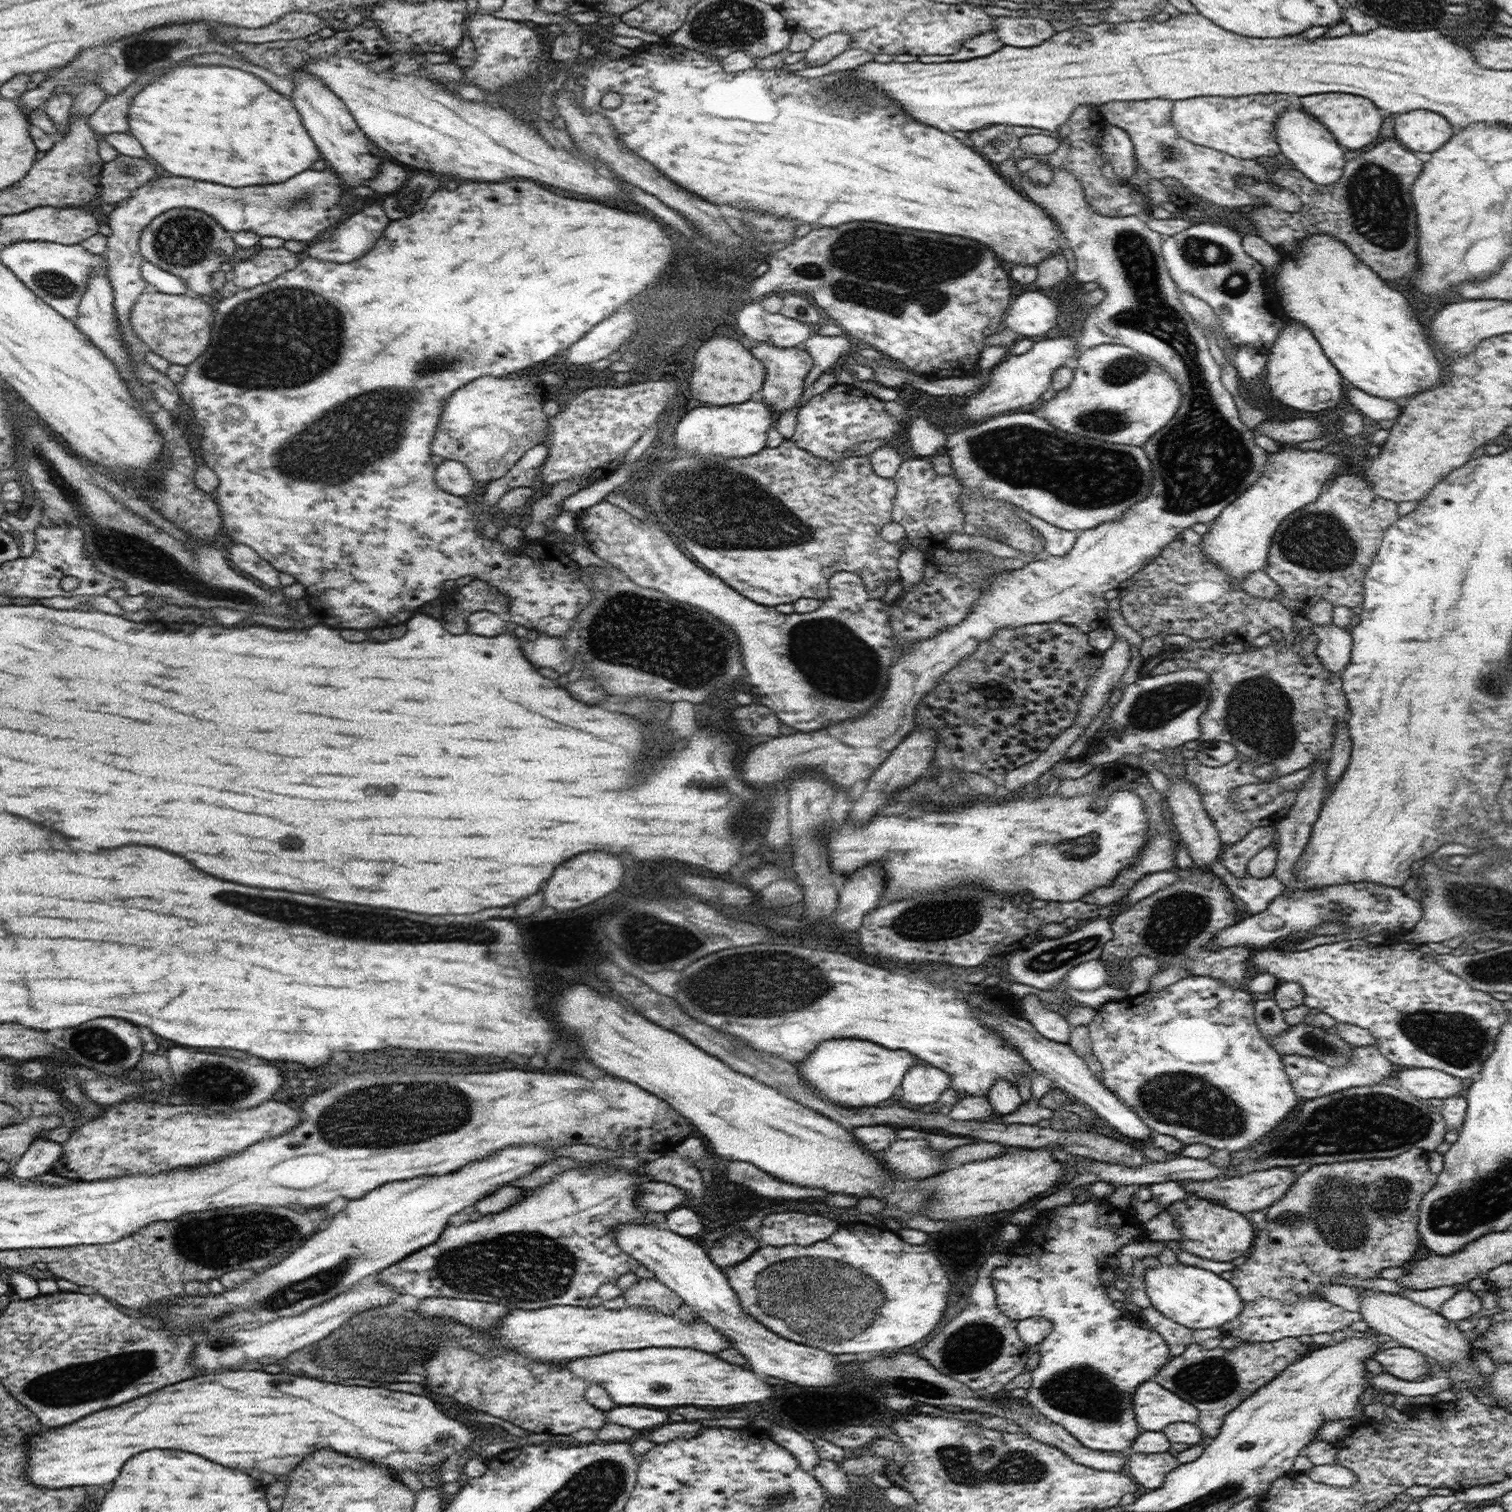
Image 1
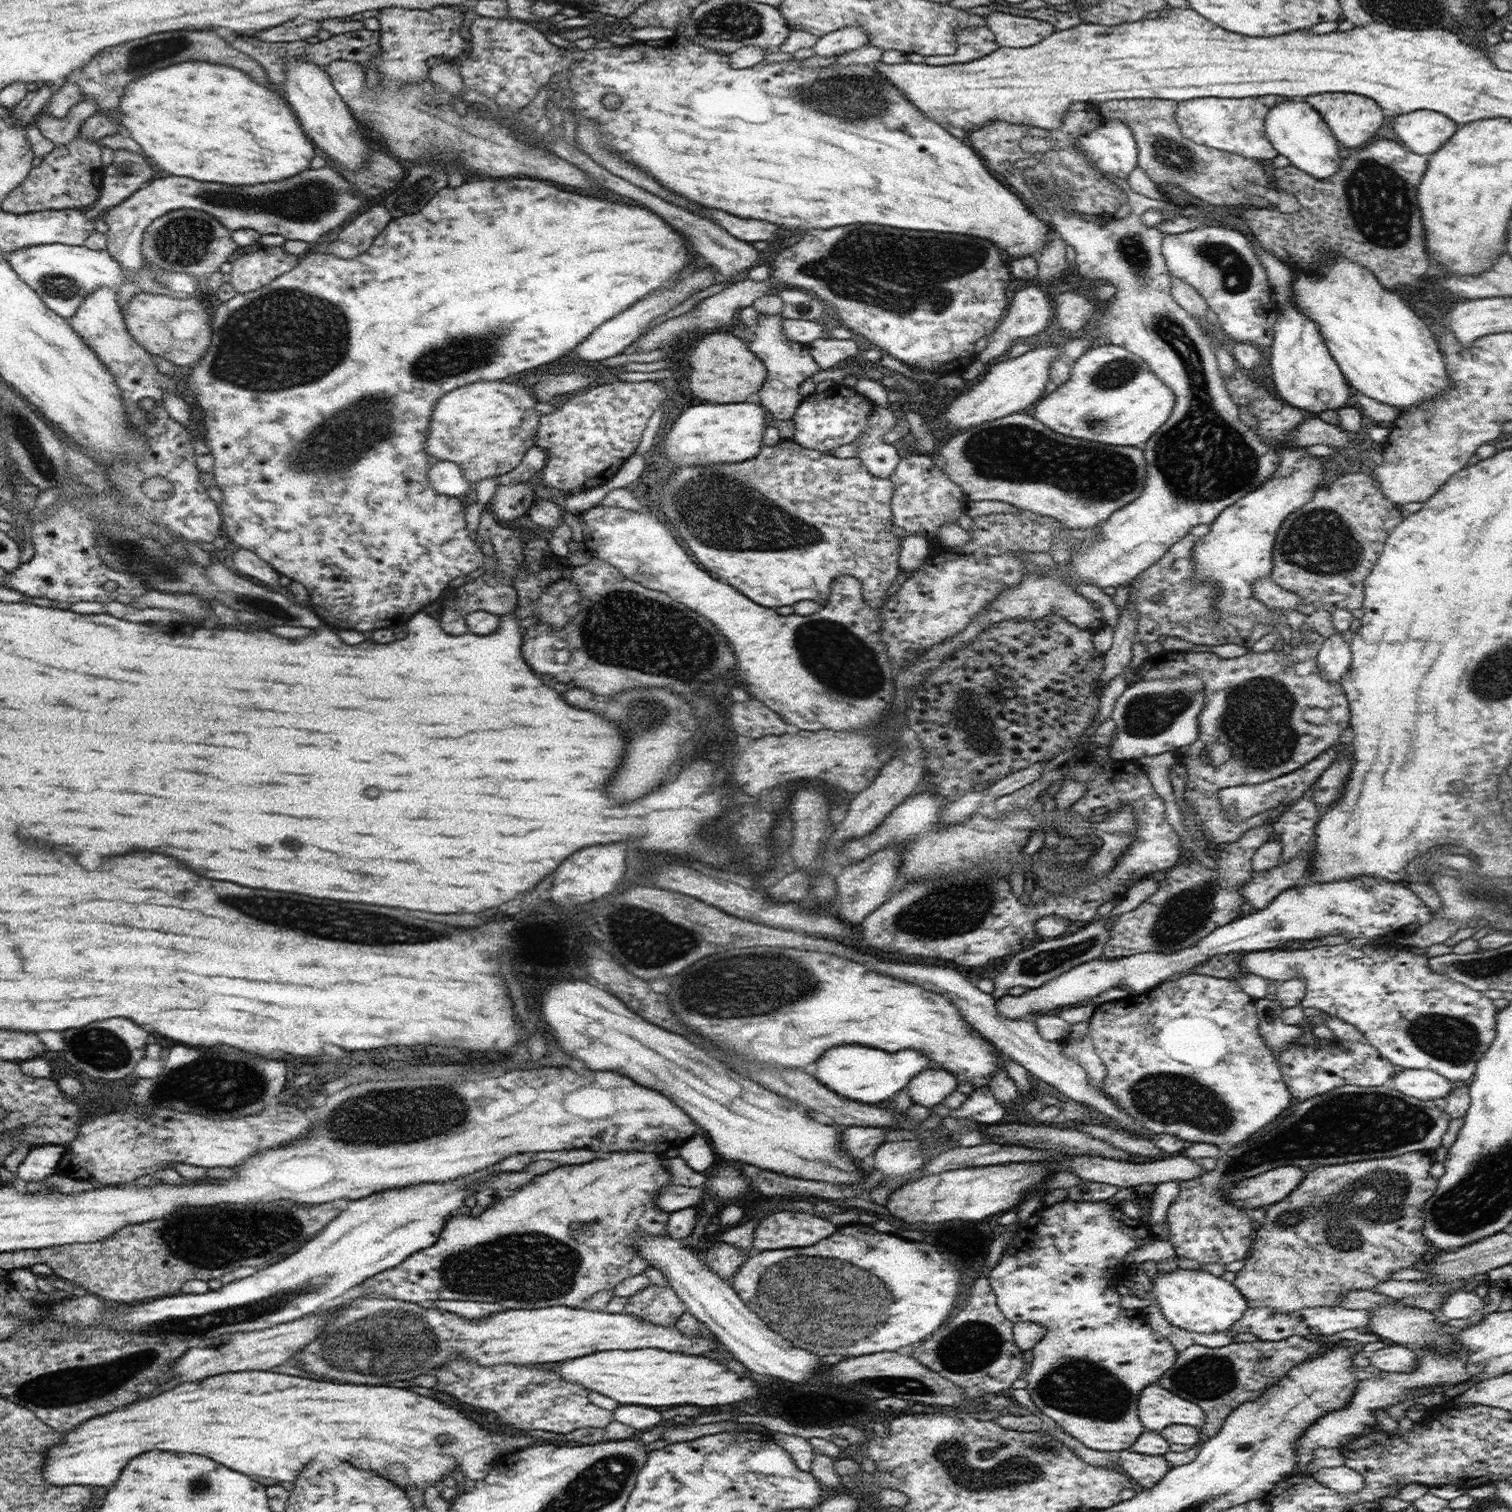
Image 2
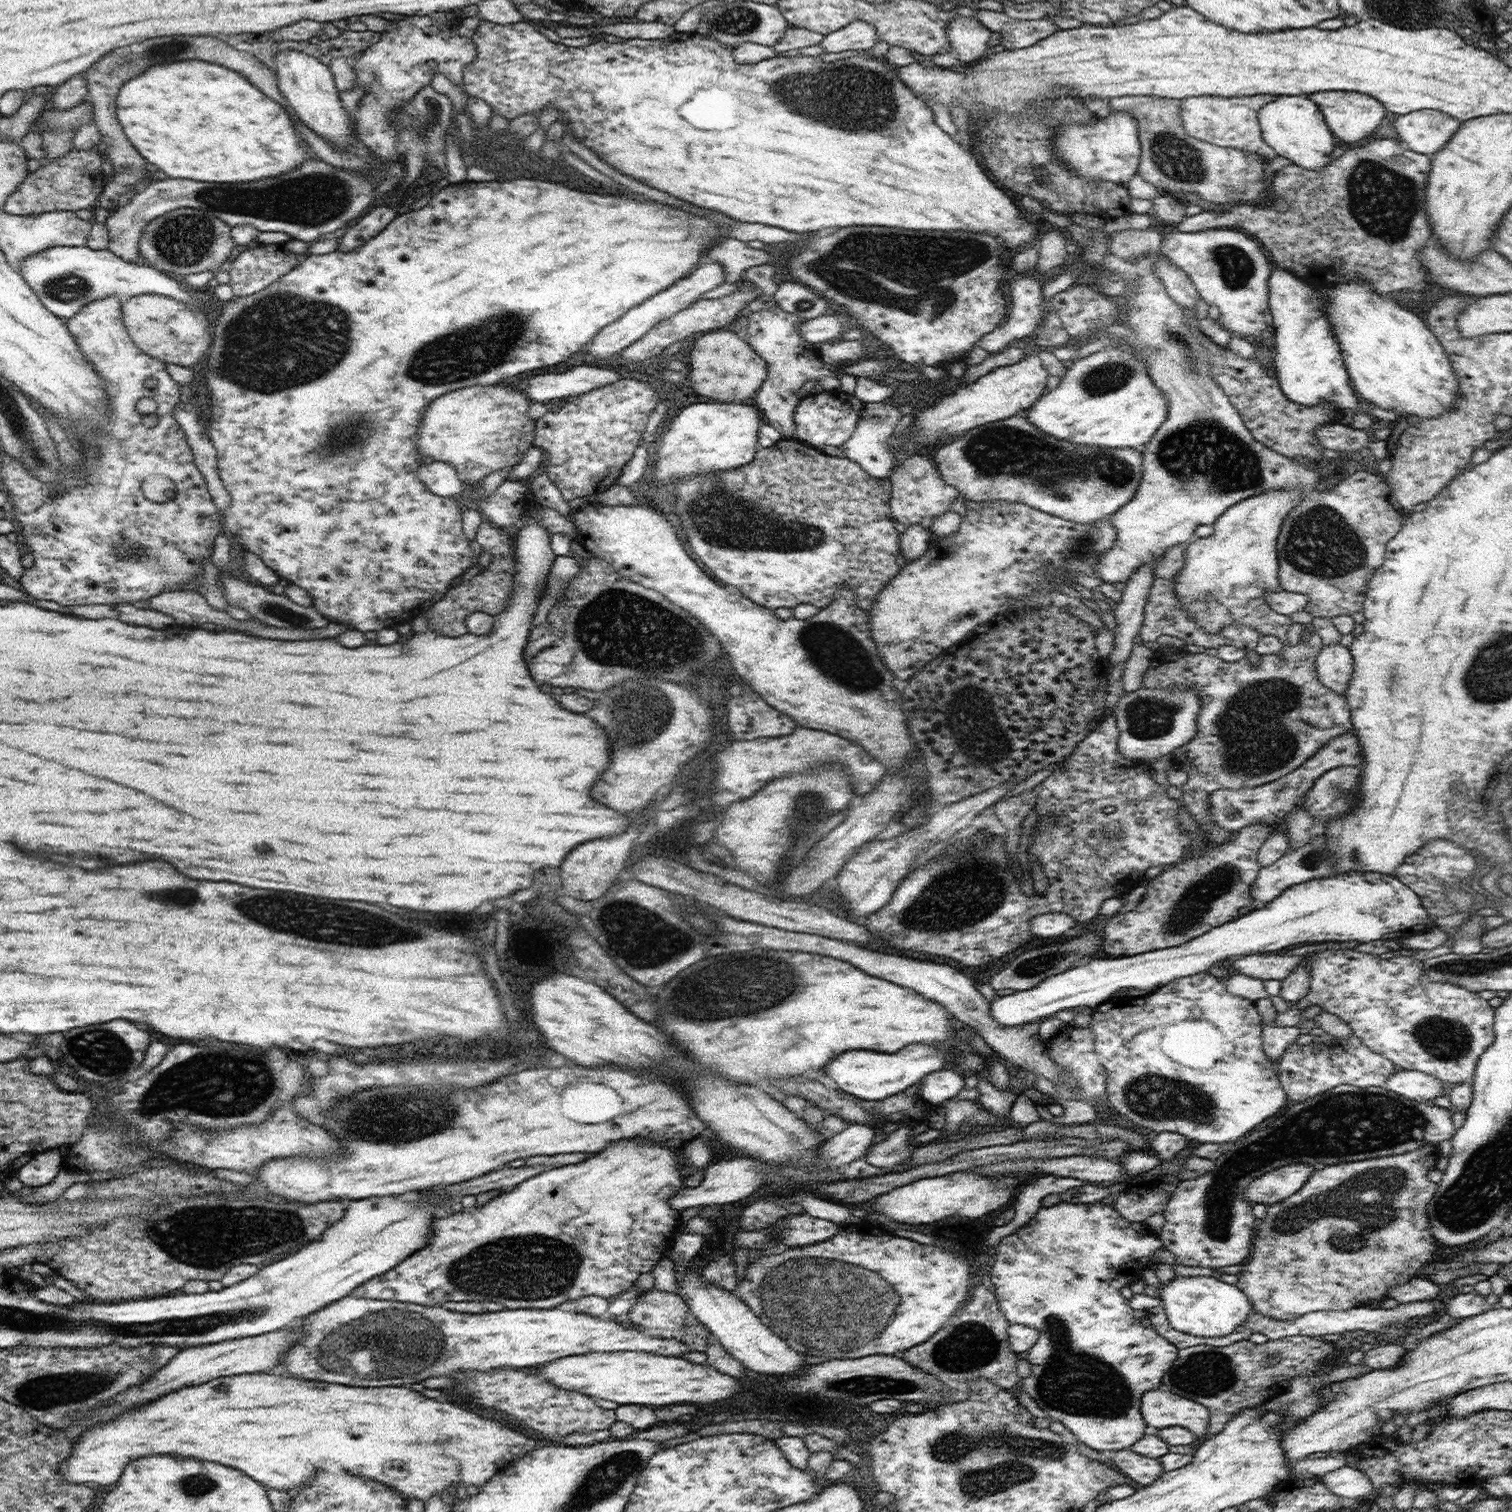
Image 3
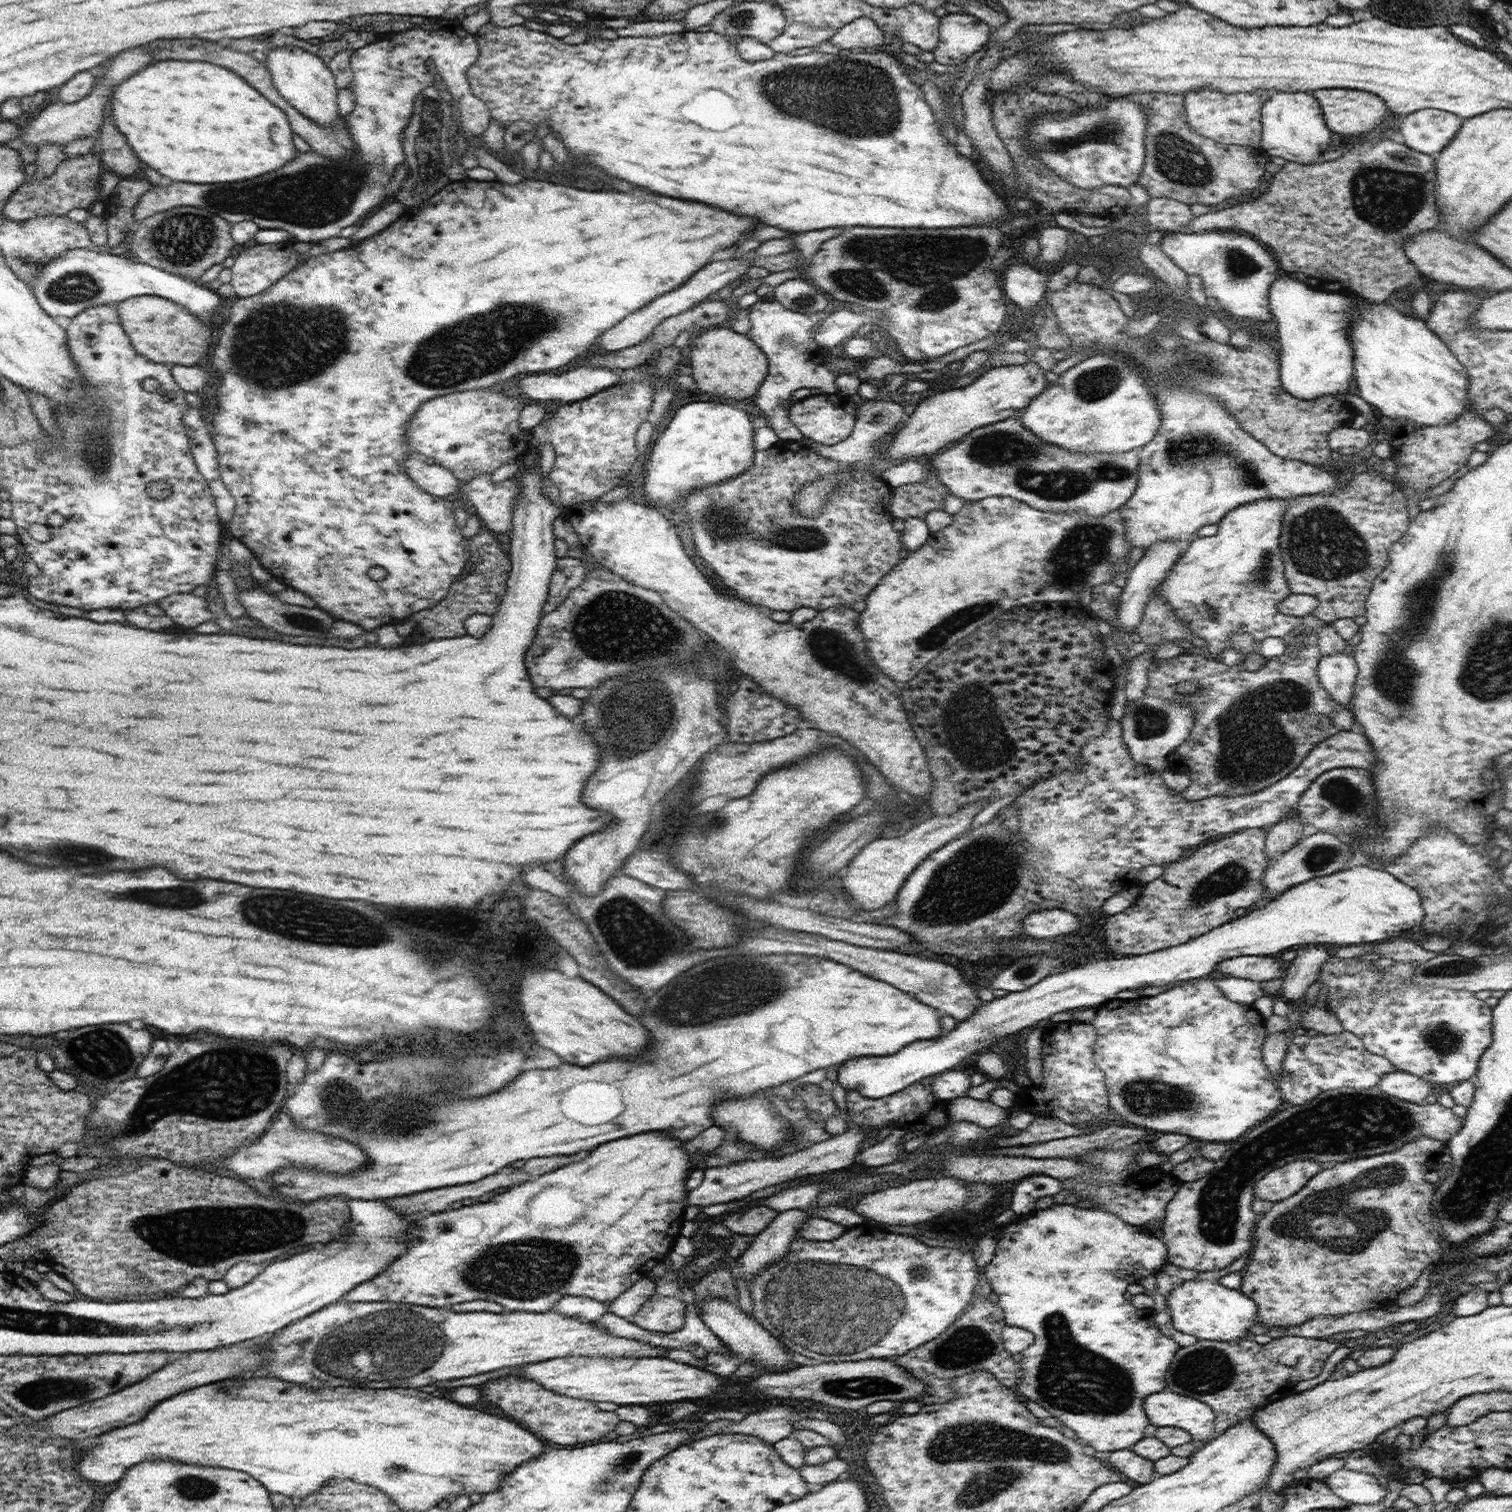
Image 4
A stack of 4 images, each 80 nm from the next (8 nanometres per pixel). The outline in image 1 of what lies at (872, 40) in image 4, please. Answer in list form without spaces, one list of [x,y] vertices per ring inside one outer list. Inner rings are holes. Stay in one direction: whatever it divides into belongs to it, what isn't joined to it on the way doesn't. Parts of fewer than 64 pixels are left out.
[[[835,32],[824,35],[822,38],[814,41],[814,44],[806,52],[806,64],[808,68],[823,66],[848,50],[851,46],[853,36],[847,32]]]

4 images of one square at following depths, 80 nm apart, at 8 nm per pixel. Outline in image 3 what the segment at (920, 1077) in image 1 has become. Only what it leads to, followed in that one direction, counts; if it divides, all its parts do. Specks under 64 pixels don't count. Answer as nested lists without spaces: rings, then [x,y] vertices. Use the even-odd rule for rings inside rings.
[[[940,1070],[928,1073],[920,1080],[918,1097],[930,1105],[941,1105],[942,1102],[956,1096],[964,1089],[964,1078],[952,1070]]]

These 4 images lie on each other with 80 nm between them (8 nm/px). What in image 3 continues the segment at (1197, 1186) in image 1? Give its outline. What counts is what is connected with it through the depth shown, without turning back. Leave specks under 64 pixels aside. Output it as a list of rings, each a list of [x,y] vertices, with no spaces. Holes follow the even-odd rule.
[[[1293,1164],[1263,1173],[1245,1188],[1245,1199],[1255,1205],[1274,1204],[1296,1194],[1307,1183],[1314,1168],[1309,1164]]]

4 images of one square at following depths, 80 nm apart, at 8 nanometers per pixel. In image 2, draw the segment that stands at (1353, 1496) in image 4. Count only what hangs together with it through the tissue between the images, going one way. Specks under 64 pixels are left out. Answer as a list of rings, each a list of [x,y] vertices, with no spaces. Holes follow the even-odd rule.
[[[1345,1464],[1336,1468],[1321,1468],[1312,1476],[1324,1487],[1340,1494],[1356,1494],[1365,1486],[1365,1478]]]

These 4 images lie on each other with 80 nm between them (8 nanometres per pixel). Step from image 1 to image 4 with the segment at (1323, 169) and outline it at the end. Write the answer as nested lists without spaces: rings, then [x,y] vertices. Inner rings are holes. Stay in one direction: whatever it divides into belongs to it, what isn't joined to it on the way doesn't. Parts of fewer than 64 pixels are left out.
[[[1276,92],[1260,112],[1262,126],[1261,146],[1269,157],[1280,156],[1290,162],[1312,164],[1320,154],[1332,149],[1334,134],[1326,125],[1318,99],[1313,92]]]

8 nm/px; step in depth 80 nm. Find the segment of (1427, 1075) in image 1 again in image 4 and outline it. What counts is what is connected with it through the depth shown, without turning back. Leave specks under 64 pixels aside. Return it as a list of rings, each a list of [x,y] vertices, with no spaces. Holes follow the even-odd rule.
[[[1395,1071],[1382,1076],[1378,1089],[1385,1092],[1388,1096],[1420,1104],[1424,1102],[1426,1096],[1432,1094],[1434,1085],[1430,1081],[1418,1078],[1412,1074]]]

